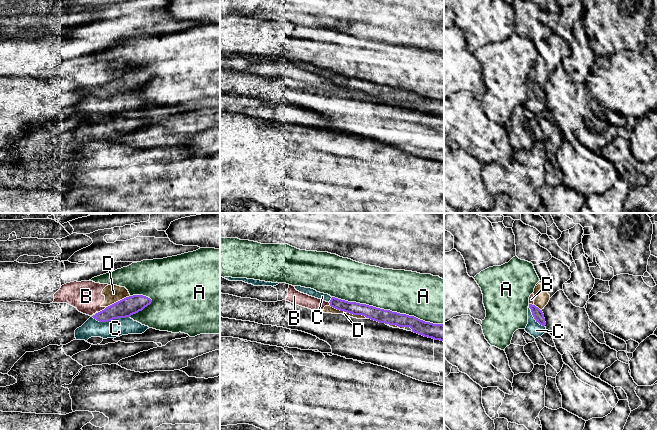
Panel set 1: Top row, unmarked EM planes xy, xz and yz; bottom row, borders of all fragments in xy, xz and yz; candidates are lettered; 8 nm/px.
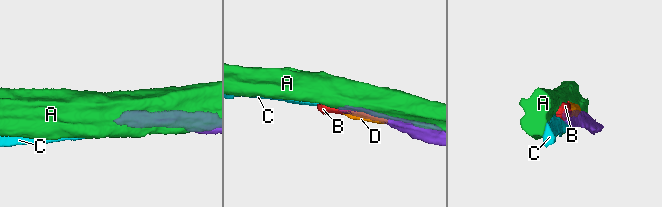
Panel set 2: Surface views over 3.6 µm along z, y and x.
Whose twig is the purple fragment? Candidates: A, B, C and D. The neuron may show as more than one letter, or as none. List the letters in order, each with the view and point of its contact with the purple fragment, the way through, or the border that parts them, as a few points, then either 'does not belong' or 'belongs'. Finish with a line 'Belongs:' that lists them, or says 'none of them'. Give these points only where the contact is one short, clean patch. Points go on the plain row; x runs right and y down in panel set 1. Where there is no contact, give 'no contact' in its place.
A: xz (388, 86) | does not belong
B: xy (102, 86) | along xy (106, 83), (98, 88) | does not belong
C: xy (111, 95) | belongs
D: xz (350, 89) | does not belong
Belongs: C

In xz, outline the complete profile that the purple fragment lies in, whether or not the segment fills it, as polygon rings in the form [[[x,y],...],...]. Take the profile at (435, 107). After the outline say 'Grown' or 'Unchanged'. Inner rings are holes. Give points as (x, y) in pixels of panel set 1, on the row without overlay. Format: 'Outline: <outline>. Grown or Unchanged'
Outline: [[[301,62],[294,63],[297,67],[301,69],[329,78],[330,82],[337,86],[344,87],[353,91],[362,91],[379,99],[396,101],[398,103],[405,104],[410,103],[412,105],[412,108],[414,109],[444,118],[443,100],[433,100],[420,96],[414,92],[400,90],[366,80],[348,78],[335,73],[331,73],[328,70],[317,68],[316,66],[311,64],[305,64]]]. Grown

